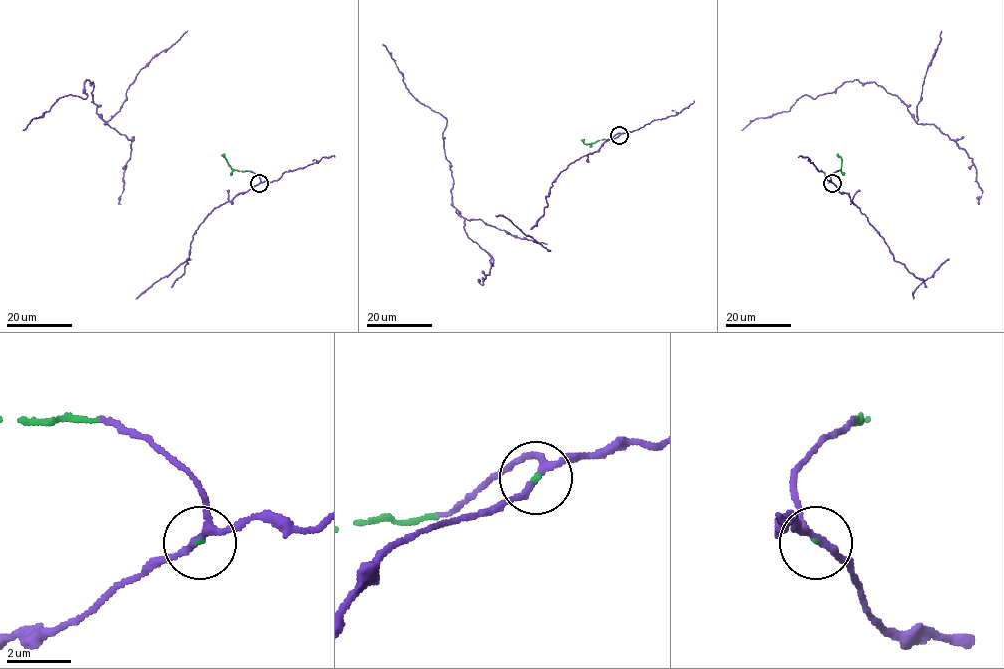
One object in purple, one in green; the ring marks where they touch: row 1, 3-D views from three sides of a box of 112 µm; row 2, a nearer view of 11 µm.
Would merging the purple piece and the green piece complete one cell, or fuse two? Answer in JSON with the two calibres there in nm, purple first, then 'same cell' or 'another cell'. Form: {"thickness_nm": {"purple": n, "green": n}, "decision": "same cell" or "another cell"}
{"thickness_nm": {"purple": 190, "green": 70}, "decision": "same cell"}

